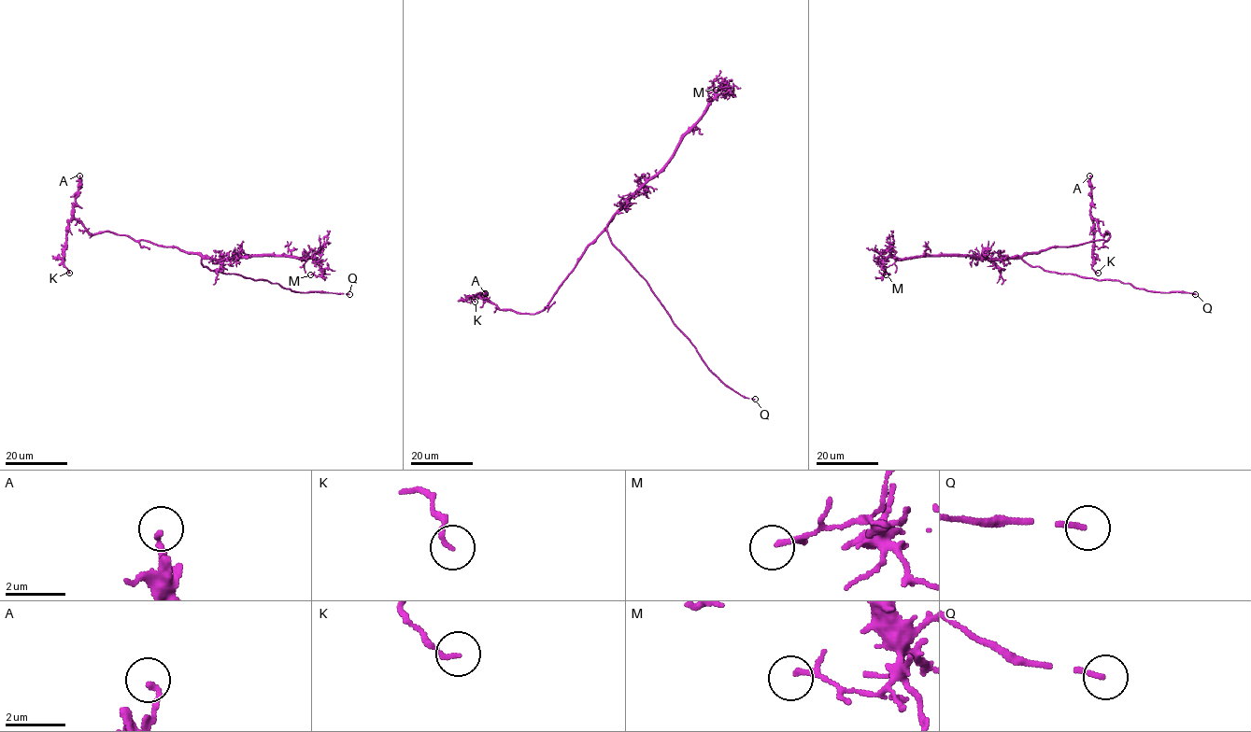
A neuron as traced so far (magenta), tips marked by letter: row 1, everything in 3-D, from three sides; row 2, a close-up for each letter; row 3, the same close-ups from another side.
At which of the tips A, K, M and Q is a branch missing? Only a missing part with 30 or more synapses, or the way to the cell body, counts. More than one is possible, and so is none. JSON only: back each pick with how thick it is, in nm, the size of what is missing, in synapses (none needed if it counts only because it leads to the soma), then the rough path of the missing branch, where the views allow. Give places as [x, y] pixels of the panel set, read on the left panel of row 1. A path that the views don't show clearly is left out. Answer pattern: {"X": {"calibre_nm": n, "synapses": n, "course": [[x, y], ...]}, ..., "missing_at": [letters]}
{"Q": {"calibre_nm": 170, "course": [[349, 294], [370, 296], [388, 305], [397, 303]]}, "missing_at": ["Q"]}

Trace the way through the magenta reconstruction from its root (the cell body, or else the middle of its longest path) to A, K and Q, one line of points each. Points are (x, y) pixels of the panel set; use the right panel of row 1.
A: (1024, 255), (1109, 238), (1106, 231), (1103, 234), (1100, 232), (1090, 215), (1089, 175)
K: (1024, 255), (1051, 247), (1107, 240), (1109, 233), (1106, 231), (1102, 234), (1094, 219), (1092, 268), (1098, 273)
Q: (1024, 255), (1021, 258), (1030, 265), (1049, 272), (1072, 273), (1099, 280), (1118, 280), (1148, 291), (1195, 294)

